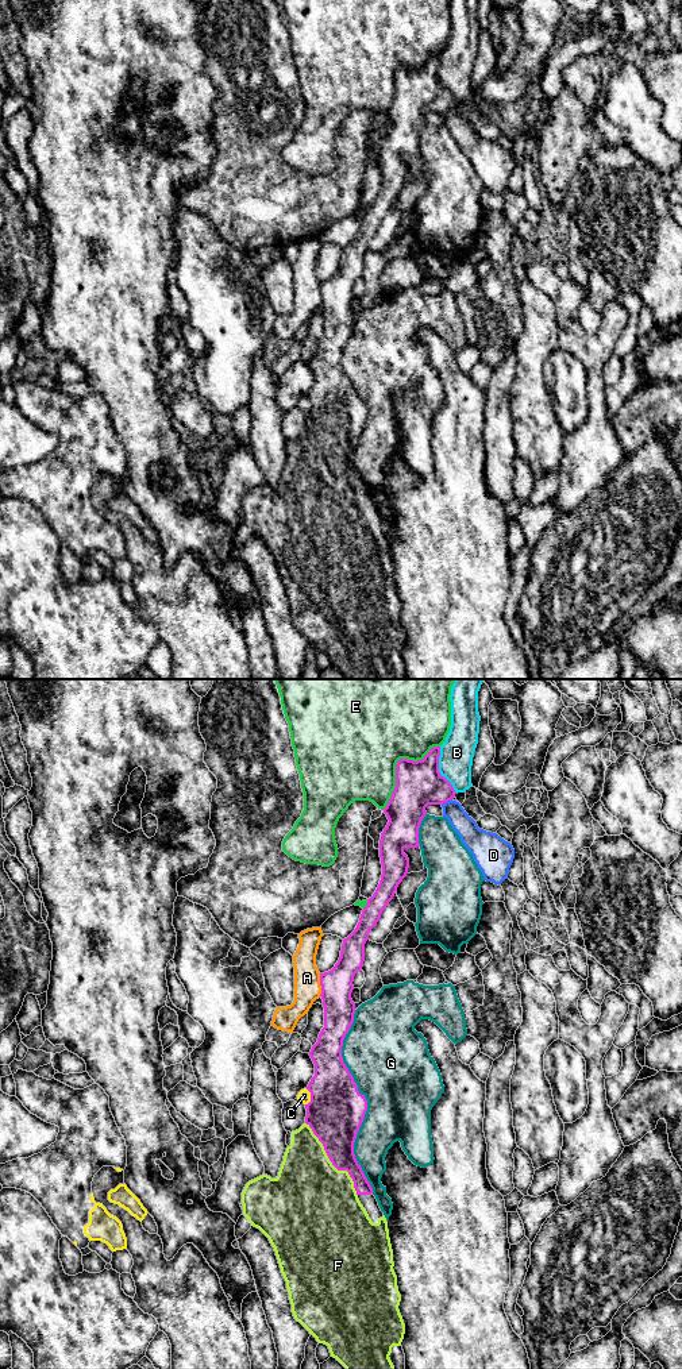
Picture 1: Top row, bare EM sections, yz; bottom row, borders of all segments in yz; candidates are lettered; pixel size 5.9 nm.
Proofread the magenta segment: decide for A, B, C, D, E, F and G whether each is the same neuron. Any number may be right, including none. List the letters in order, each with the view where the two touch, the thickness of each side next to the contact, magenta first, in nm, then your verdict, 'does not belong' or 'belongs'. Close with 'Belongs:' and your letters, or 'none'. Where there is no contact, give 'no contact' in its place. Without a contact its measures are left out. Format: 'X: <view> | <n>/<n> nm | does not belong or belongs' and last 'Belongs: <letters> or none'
A: yz | 190/160 nm | does not belong
B: yz | 280/200 nm | does not belong
C: yz | 340/80 nm | does not belong
D: yz | 280/130 nm | does not belong
E: yz | 280/500 nm | does not belong
F: yz | 300/460 nm | belongs
G: yz | 340/460 nm | does not belong
Belongs: F

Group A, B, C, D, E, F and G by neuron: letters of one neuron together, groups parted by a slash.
A / B / C / D / E / F / G

